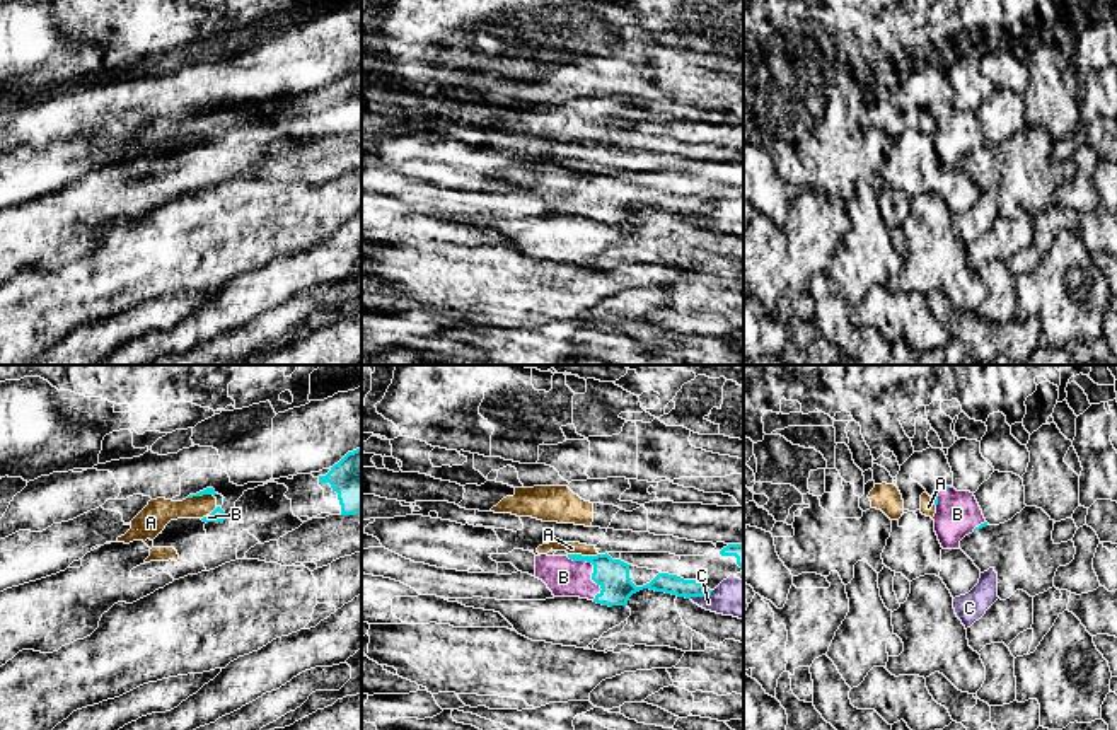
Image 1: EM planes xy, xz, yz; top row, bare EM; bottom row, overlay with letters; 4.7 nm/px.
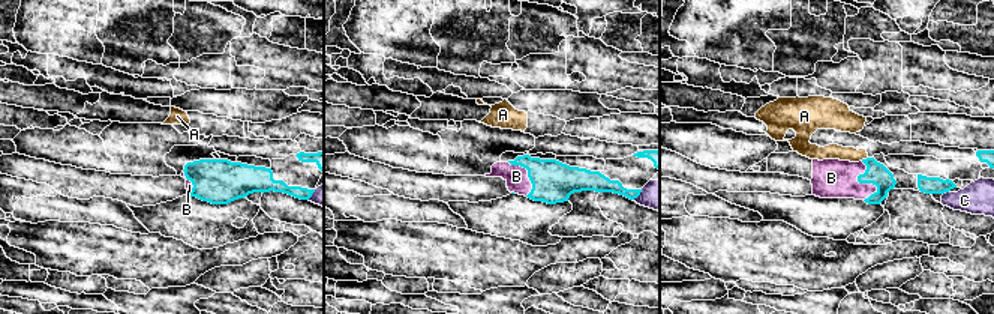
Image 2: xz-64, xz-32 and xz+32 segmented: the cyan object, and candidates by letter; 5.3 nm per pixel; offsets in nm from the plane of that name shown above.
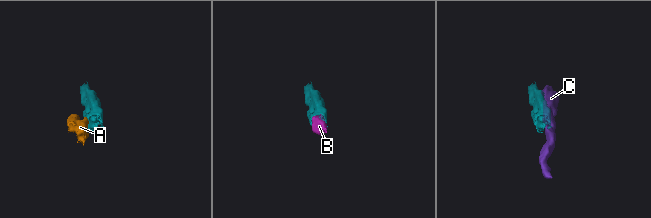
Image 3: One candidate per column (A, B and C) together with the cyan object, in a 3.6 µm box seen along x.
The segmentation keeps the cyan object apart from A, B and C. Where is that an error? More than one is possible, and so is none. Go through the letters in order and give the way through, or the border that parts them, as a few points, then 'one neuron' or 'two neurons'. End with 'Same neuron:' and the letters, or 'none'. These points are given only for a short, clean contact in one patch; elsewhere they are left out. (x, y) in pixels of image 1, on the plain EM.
A: border along xz (568, 171), (597, 173); two neurons
B: one neuron
C: two neurons
Same neuron: B

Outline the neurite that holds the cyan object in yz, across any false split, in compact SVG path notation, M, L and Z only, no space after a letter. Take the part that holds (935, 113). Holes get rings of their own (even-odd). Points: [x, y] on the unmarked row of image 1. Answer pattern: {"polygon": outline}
{"polygon": "M943 104L933 111L936 123L935 150L943 167L958 167L960 159L987 143L982 128L970 109Z"}

